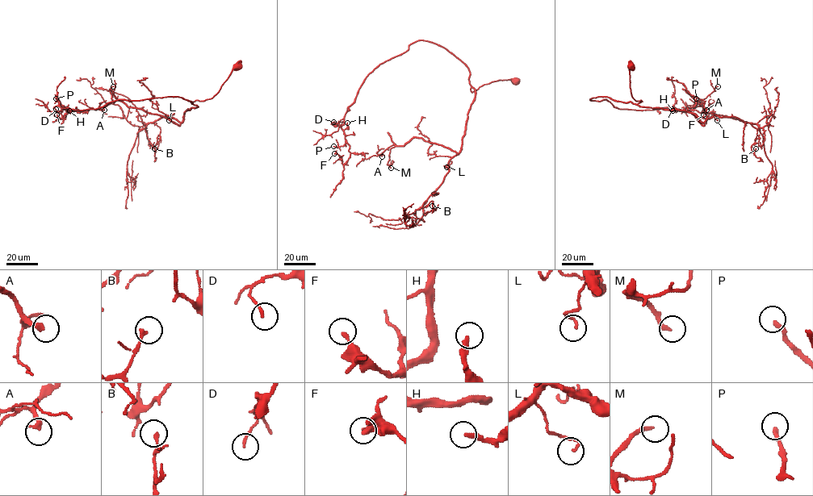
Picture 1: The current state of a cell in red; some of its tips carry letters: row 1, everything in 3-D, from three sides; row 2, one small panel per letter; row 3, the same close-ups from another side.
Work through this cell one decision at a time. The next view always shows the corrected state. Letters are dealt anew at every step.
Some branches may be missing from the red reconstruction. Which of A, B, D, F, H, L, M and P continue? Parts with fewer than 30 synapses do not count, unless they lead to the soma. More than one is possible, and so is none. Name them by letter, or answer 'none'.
A, H, M, P

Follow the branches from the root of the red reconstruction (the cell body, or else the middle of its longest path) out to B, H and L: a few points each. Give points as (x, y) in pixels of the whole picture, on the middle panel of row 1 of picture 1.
B: (516, 81), (471, 88), (475, 99), (461, 149), (422, 206), (433, 201), (432, 206)
H: (516, 81), (472, 92), (463, 62), (417, 40), (368, 75), (347, 122)
L: (516, 81), (493, 81), (472, 92), (471, 88), (475, 90), (475, 99), (467, 114), (461, 149), (446, 167)

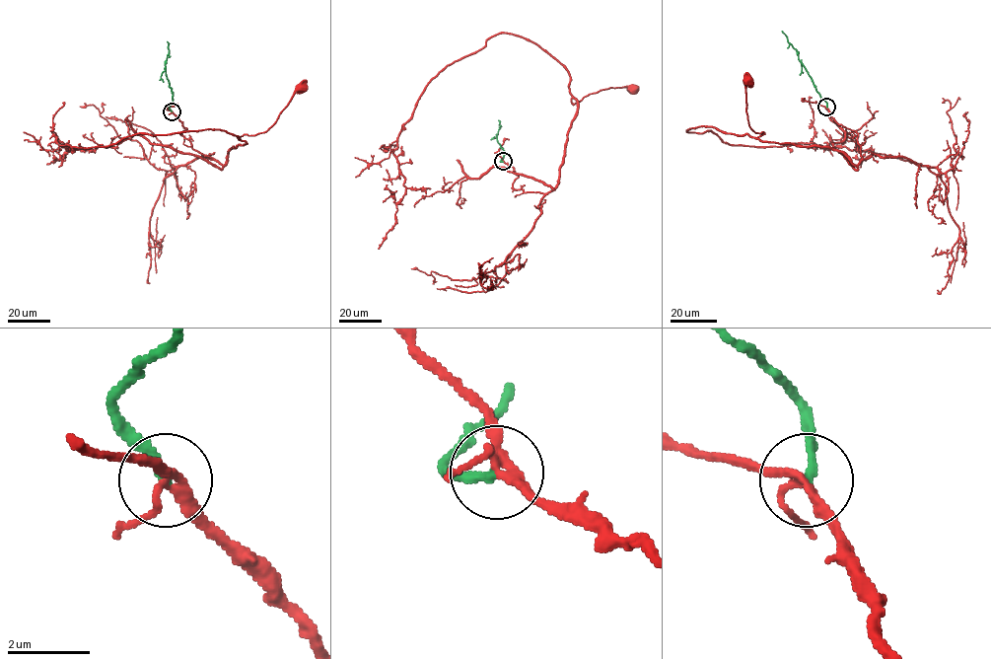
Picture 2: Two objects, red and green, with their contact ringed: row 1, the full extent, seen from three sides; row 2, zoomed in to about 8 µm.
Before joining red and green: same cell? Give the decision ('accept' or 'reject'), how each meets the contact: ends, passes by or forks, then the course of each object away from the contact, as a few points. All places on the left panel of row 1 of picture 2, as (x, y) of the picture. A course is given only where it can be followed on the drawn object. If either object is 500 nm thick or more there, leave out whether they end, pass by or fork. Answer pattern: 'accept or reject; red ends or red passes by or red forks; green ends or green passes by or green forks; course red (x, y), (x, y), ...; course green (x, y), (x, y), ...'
accept; red forks; green ends; course red (171, 111), (193, 149), (222, 165), (232, 148), (246, 143), (240, 137), (264, 132), (302, 87); course green (171, 111), (173, 93), (166, 69), (169, 51), (167, 41)

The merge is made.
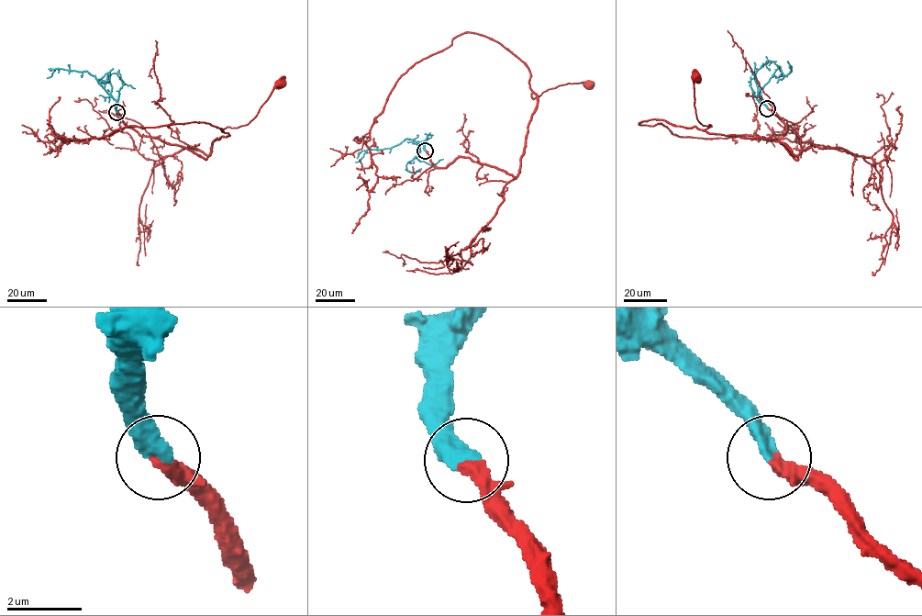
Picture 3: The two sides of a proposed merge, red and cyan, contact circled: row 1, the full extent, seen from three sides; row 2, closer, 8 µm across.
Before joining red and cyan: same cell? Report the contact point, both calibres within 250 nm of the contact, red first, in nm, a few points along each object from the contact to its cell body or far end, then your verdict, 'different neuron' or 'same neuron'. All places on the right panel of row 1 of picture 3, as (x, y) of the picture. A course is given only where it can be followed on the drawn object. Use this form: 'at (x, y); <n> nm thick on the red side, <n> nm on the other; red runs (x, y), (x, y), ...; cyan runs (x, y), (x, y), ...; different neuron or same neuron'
at (767, 108); 400 nm thick on the red side, 400 nm on the other; red runs (767, 108), (786, 126), (774, 137), (797, 159), (770, 139), (708, 133), (694, 107), (696, 77); cyan runs (767, 108), (757, 100), (756, 72), (766, 61), (773, 61), (780, 72); same neuron

